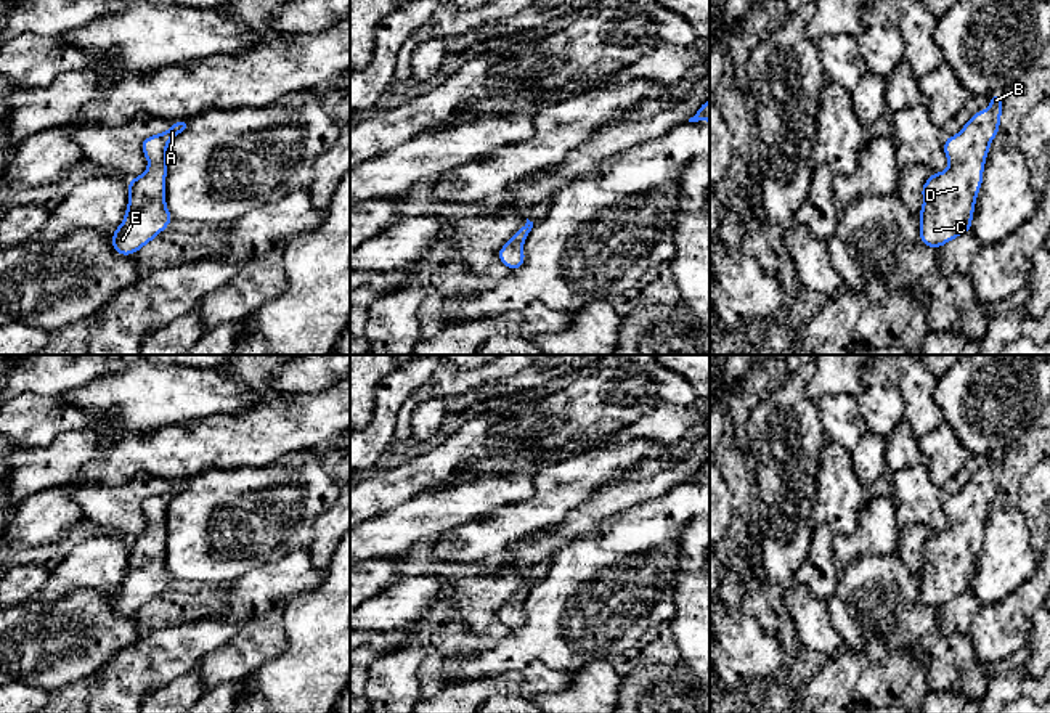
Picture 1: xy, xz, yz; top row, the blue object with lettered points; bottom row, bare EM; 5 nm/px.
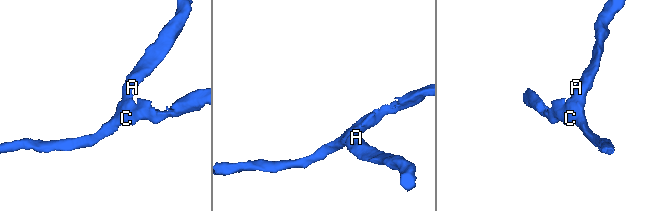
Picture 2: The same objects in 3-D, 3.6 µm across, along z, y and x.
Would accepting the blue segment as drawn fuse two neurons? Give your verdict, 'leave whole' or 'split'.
leave whole

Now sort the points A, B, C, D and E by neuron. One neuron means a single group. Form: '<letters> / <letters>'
A B C D E

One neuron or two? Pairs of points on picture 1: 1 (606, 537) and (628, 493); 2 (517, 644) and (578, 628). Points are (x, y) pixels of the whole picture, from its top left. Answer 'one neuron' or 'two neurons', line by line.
1: two neurons
2: one neuron

